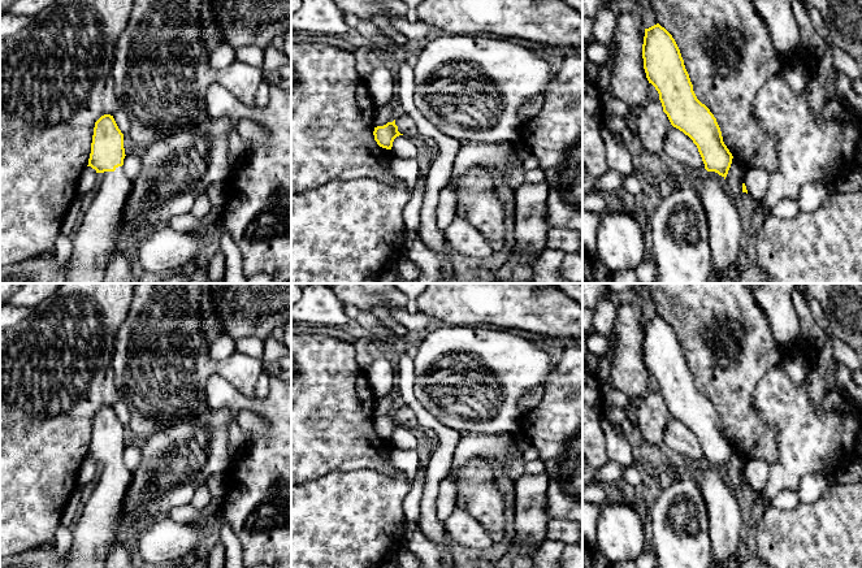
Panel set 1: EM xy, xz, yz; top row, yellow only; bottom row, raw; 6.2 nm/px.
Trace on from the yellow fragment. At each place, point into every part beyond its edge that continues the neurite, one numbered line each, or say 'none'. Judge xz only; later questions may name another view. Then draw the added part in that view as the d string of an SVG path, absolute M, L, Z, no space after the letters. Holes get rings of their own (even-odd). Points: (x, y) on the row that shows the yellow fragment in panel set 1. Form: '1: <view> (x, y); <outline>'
1: xz (406, 125); M407 113L395 118L395 125L398 126L398 131L407 138L412 139L420 134L416 122Z

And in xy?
1: xy (100, 225); M122 166L104 172L103 182L73 235L72 268L66 283L103 283L109 255L124 227L124 211L133 188Z

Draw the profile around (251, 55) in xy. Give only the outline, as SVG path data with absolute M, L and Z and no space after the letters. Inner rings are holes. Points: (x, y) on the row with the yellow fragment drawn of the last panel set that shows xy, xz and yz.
M243 45L235 52L235 61L250 64L255 68L263 65L263 49L255 45Z

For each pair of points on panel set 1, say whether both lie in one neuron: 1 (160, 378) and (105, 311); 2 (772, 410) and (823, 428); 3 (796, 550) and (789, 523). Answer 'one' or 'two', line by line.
1: two
2: one
3: one

